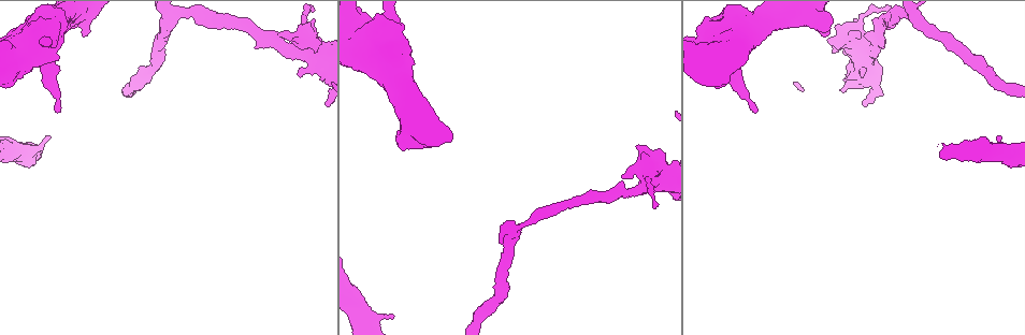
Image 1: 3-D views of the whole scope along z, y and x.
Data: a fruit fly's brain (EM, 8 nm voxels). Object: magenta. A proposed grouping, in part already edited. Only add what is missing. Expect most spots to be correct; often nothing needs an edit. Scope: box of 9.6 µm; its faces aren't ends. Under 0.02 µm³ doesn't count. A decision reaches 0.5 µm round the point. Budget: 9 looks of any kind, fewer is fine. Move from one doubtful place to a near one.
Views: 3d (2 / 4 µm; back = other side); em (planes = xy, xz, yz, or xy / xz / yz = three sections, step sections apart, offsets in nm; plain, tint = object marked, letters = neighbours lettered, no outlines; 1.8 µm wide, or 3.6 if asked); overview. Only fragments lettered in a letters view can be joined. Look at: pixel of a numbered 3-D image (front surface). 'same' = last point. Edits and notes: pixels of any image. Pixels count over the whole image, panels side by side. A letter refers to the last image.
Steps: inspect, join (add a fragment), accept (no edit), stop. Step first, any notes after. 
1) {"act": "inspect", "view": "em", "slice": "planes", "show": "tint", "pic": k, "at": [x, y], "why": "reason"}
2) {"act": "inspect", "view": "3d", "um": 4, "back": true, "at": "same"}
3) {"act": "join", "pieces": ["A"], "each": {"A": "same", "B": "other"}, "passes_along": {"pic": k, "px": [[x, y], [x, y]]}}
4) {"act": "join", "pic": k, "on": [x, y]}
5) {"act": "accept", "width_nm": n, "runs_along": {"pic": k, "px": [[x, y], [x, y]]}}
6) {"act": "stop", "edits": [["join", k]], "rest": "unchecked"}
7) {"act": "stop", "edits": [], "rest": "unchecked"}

{"act": "inspect", "view": "3d", "um": 4, "back": true, "pic": 1, "at": [755, 109], "why": "an open end"}

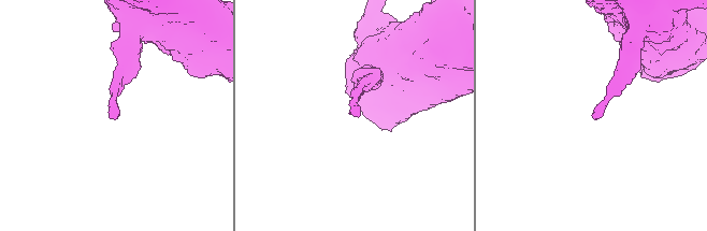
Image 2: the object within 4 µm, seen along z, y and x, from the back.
{"act": "inspect", "view": "em", "slice": "xy", "step": 8, "show": "letters", "pic": 2, "at": [354, 113], "why": "shape alone is not enough"}

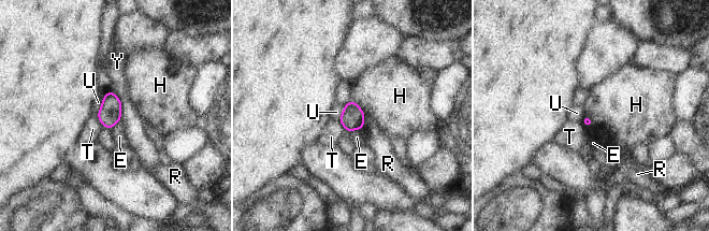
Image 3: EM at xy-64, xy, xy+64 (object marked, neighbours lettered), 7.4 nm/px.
{"act": "inspect", "view": "em", "slice": "planes", "show": "letters", "at": "same"}

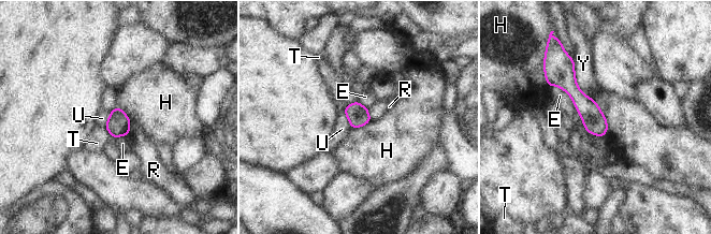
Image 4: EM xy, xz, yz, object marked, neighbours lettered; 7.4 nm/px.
{"act": "accept", "width_nm": 160, "each": {"E": "other", "H": "other", "R": "other", "T": "other", "U": "other", "Y": "other"}, "runs_along": {"pic": 4, "px": [[566, 66], [567, 83], [601, 133]]}, "found": "no lettered fragment goes on from it"}

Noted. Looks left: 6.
{"act": "inspect", "view": "em", "slice": "yz", "step": 16, "show": "letters", "pic": 1, "at": [50, 138], "why": "free end"}

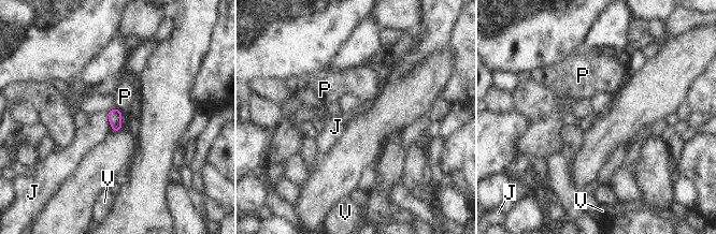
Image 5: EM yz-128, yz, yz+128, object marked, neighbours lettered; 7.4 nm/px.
{"act": "accept", "each": {"J": "other", "P": "other", "V": "other"}, "border": {"pic": 5, "px": [[106, 113], [109, 123], [113, 130]]}, "found": "no lettered fragment goes on from it"}

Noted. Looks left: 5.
{"act": "inspect", "view": "em", "slice": "yz", "step": 16, "show": "tint", "pic": 1, "at": [822, 35], "why": "branch stops here"}

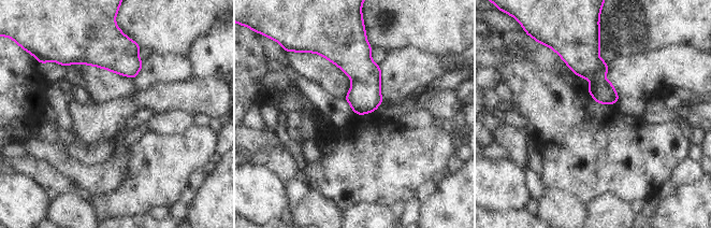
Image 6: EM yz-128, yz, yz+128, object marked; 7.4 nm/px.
{"act": "inspect", "view": "em", "slice": "planes", "show": "letters", "at": "same", "why": "another direction"}

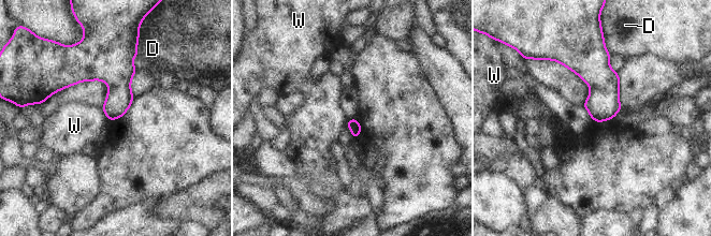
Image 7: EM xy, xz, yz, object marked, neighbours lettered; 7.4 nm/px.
{"act": "accept", "each": {"D": "other", "W": "other"}, "border": {"pic": 7, "px": [[100, 107], [110, 121]]}, "found": "none of them fits"}

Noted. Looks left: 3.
{"act": "inspect", "view": "em", "slice": "xz", "step": 4, "show": "tint", "pic": 1, "at": [827, 39], "why": "thick end"}

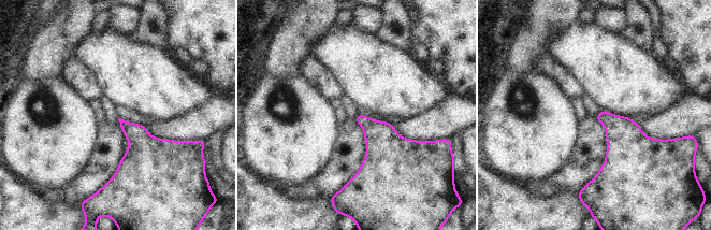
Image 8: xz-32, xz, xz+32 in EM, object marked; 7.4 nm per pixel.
{"act": "inspect", "view": "em", "slice": "planes", "show": "letters", "at": "same"}

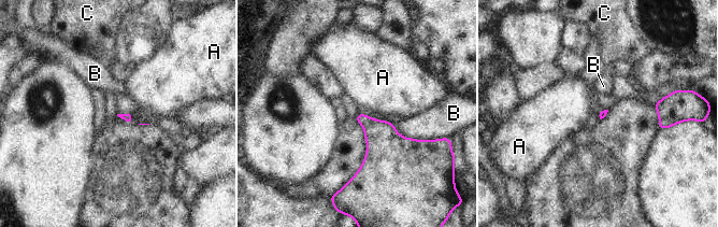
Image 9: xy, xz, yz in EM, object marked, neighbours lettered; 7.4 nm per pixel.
{"act": "accept", "longest_contact_nm": ["B", 280], "each": {"A": "other", "B": "other", "C": "other"}, "found": "none of them fits"}

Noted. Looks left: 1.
{"act": "stop", "edits": [], "rest": "unchecked"}

